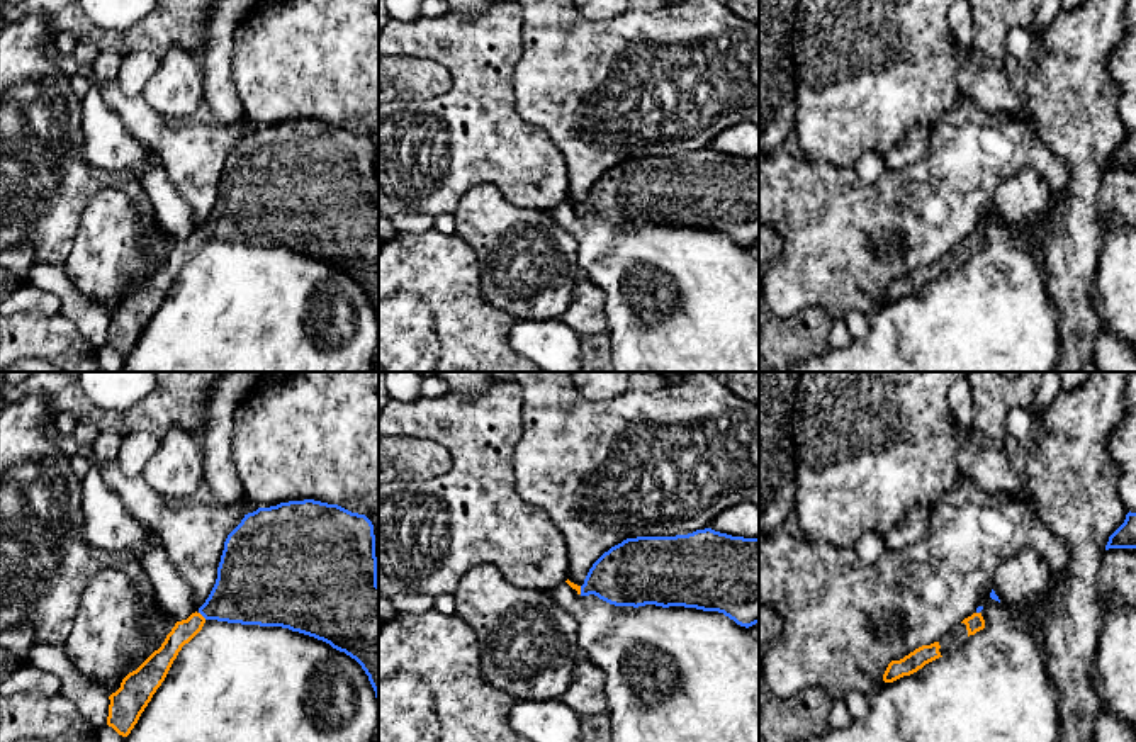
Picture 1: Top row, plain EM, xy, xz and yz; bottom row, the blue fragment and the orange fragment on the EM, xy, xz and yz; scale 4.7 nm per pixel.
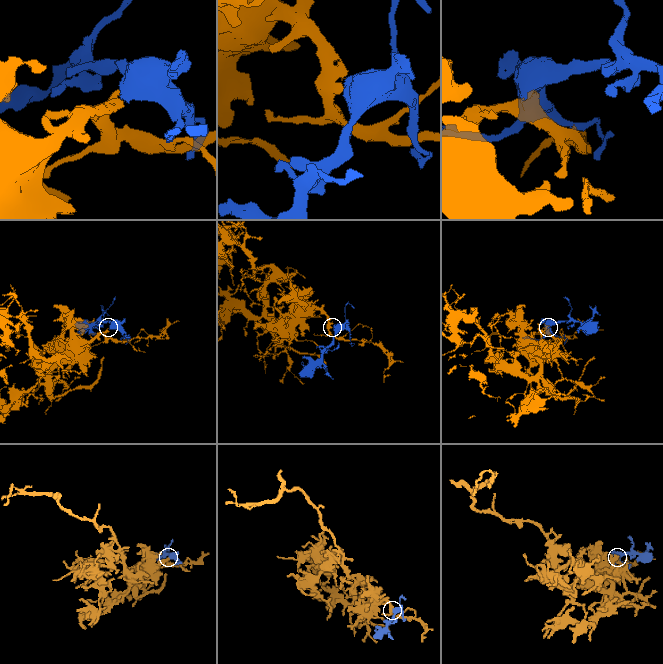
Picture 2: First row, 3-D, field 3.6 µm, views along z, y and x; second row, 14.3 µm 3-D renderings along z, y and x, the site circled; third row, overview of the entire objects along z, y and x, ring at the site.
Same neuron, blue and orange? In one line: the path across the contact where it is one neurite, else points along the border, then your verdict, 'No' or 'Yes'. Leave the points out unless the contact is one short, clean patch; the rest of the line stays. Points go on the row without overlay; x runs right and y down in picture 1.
Path across: xy (248, 209), (241, 216), (202, 235), (185, 250). Yes

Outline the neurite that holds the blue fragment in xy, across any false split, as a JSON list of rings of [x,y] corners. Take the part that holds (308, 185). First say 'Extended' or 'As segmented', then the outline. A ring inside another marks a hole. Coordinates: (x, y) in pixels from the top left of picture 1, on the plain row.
Extended. [[[314,119],[289,121],[270,127],[258,127],[245,134],[241,143],[228,155],[217,187],[216,204],[205,222],[187,239],[177,241],[158,270],[136,290],[129,292],[121,307],[109,316],[107,345],[127,357],[141,333],[165,301],[173,280],[207,239],[282,246],[329,263],[333,268],[355,278],[375,311],[379,323],[379,204],[374,144],[365,134],[351,132],[338,124]]]

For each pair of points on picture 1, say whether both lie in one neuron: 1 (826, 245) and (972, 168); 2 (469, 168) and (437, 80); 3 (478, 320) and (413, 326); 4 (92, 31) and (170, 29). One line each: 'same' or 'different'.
1: same
2: different
3: different
4: same

